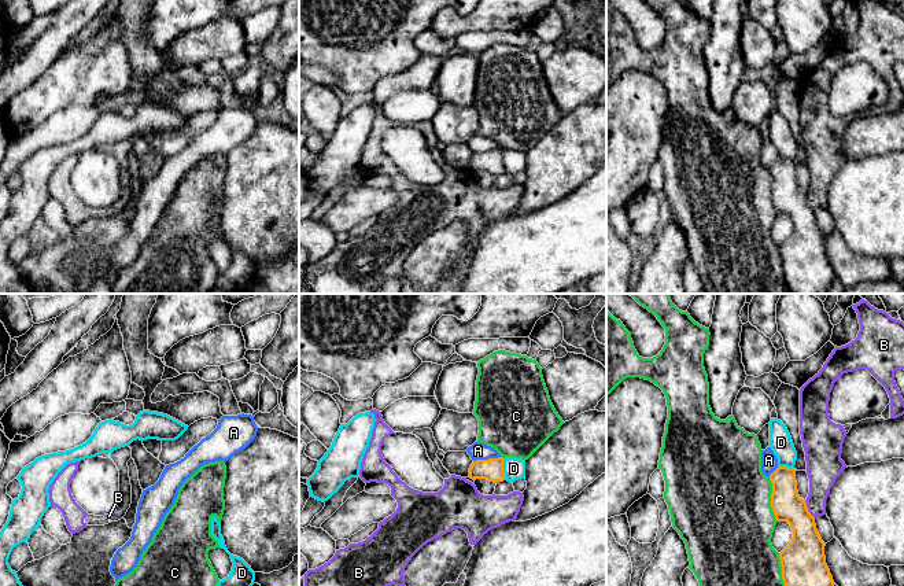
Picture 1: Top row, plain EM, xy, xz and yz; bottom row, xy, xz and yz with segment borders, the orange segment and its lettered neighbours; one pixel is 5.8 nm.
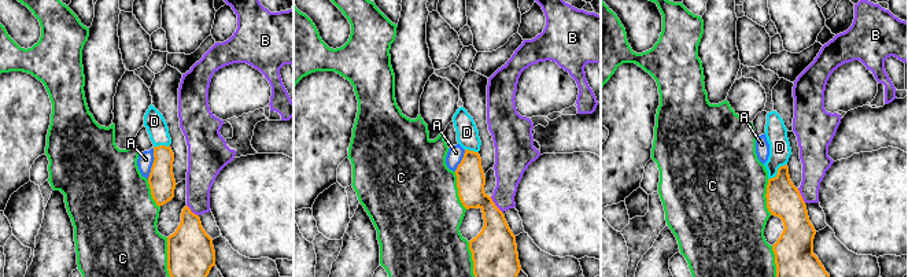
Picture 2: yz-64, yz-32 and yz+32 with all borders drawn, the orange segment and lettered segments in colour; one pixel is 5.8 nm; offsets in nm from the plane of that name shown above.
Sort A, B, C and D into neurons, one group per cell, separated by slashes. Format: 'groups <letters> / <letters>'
groups A / B / C / D

